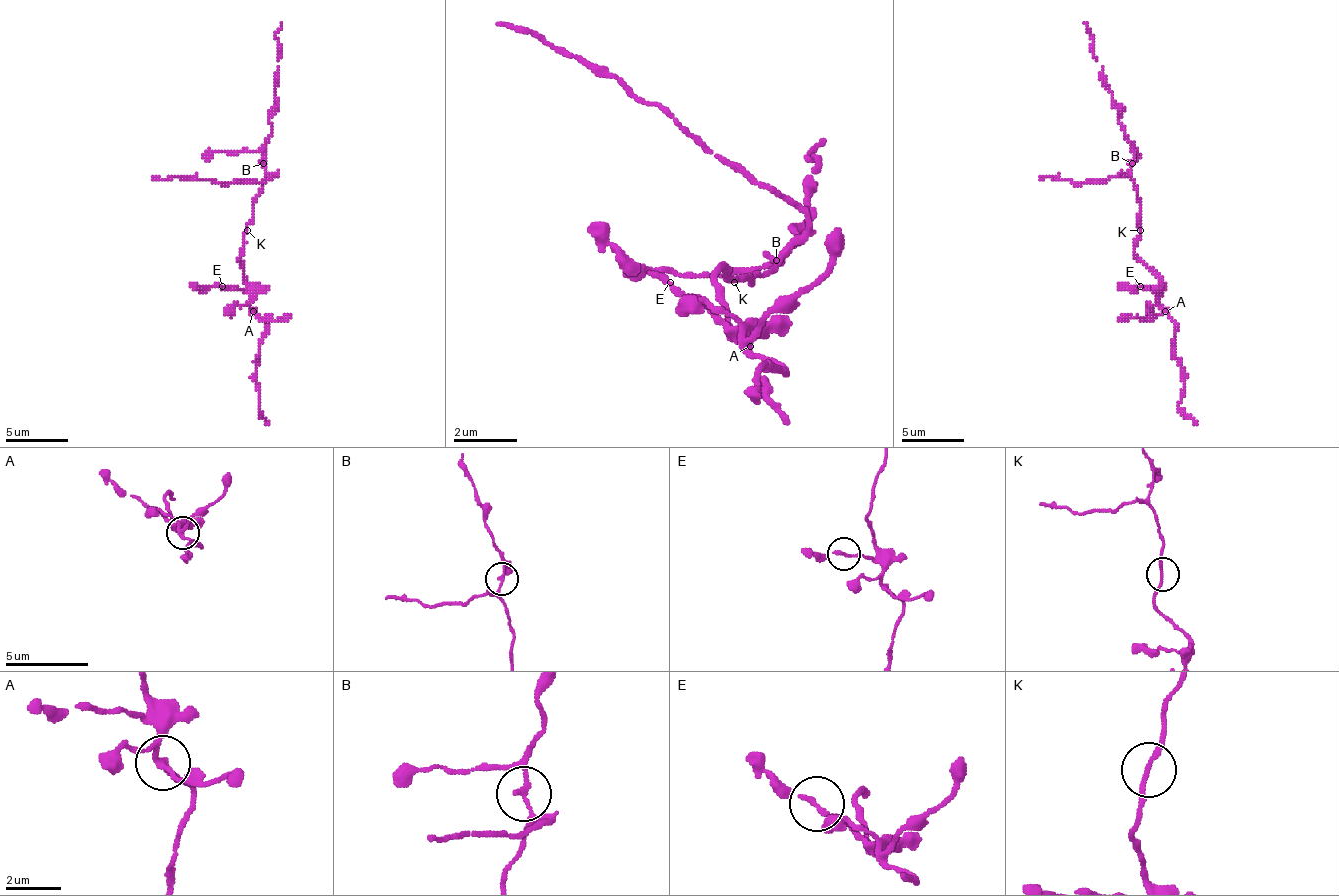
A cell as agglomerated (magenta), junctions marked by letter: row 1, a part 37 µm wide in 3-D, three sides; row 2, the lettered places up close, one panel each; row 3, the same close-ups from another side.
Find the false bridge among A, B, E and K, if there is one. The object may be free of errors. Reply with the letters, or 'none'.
none

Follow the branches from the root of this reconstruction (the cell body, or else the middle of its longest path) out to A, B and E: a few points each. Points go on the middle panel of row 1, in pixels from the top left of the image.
A: (734, 282), (726, 266), (718, 274), (718, 298), (726, 306), (726, 322), (742, 330), (750, 346)
B: (734, 282), (750, 282), (758, 274), (766, 274), (782, 258), (774, 258)
E: (734, 282), (726, 266), (718, 274), (718, 298), (734, 330), (702, 298), (686, 298), (670, 282)

